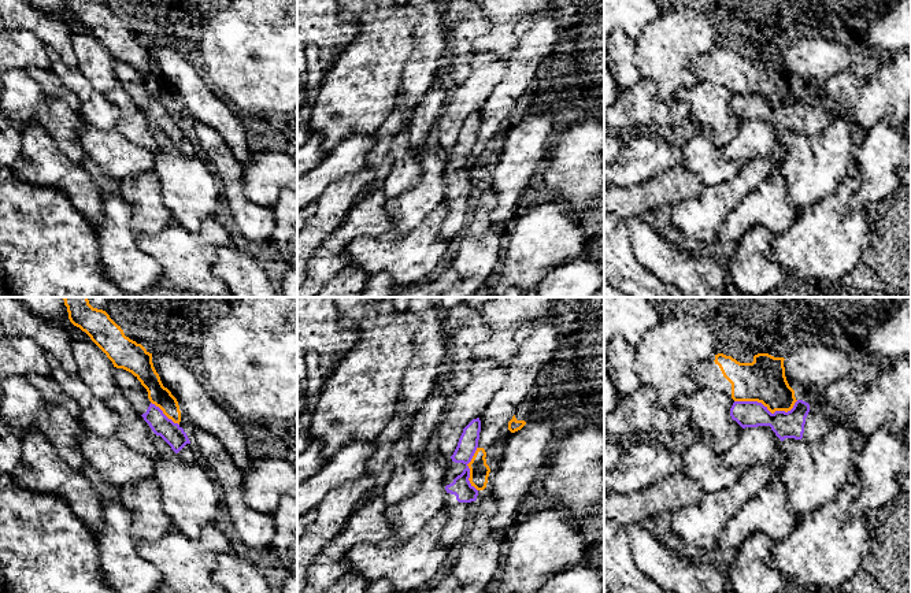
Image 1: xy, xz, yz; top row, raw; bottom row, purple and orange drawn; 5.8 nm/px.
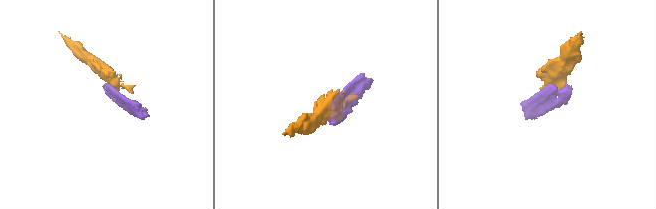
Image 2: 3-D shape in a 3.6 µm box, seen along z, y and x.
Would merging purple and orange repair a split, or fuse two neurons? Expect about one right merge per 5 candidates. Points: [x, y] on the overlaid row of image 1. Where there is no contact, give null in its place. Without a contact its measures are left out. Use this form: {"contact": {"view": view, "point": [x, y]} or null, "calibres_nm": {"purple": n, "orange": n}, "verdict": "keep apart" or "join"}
{"contact": {"view": "yz", "point": [766, 408]}, "calibres_nm": {"purple": 160, "orange": 260}, "verdict": "keep apart"}

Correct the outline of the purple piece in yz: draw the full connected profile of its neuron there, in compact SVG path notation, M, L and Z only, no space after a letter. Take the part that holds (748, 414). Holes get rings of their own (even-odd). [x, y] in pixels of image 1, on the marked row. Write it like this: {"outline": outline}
{"outline": "M797 400L788 412L775 411L771 414L767 407L758 401L734 401L730 416L742 429L770 426L775 436L785 438L804 440L812 442L826 434L838 422L838 416L821 404L810 404Z"}

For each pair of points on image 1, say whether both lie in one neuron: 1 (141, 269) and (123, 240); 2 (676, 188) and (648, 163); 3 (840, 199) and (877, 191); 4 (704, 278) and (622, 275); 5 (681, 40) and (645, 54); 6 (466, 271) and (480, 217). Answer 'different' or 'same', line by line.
1: same
2: different
3: different
4: different
5: same
6: same

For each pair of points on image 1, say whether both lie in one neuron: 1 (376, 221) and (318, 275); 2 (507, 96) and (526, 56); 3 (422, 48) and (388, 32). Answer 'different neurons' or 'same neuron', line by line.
1: same neuron
2: same neuron
3: different neurons

